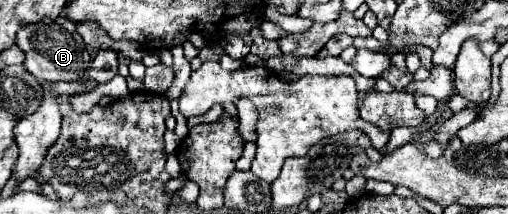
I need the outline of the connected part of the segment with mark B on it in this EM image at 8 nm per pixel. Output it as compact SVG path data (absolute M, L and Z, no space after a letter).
M58 16L54 20L44 18L42 22L20 26L20 30L16 34L16 44L24 52L22 64L38 80L76 82L76 80L84 80L84 74L90 68L90 54L84 46L84 40L78 34L76 24L64 16Z

